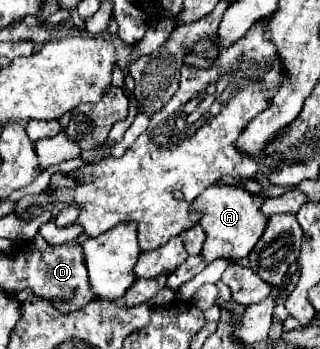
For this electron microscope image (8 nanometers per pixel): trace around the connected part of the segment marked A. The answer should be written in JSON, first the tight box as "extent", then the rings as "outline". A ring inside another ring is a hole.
{"extent":[191,186,267,262],"outline":[[[209,186],[191,208],[203,212],[199,224],[203,226],[207,240],[203,244],[203,258],[205,262],[213,262],[217,258],[231,258],[239,260],[245,258],[257,240],[263,236],[265,226],[267,226],[267,216],[261,212],[265,198],[263,196],[253,196],[251,192],[235,186]]]}

